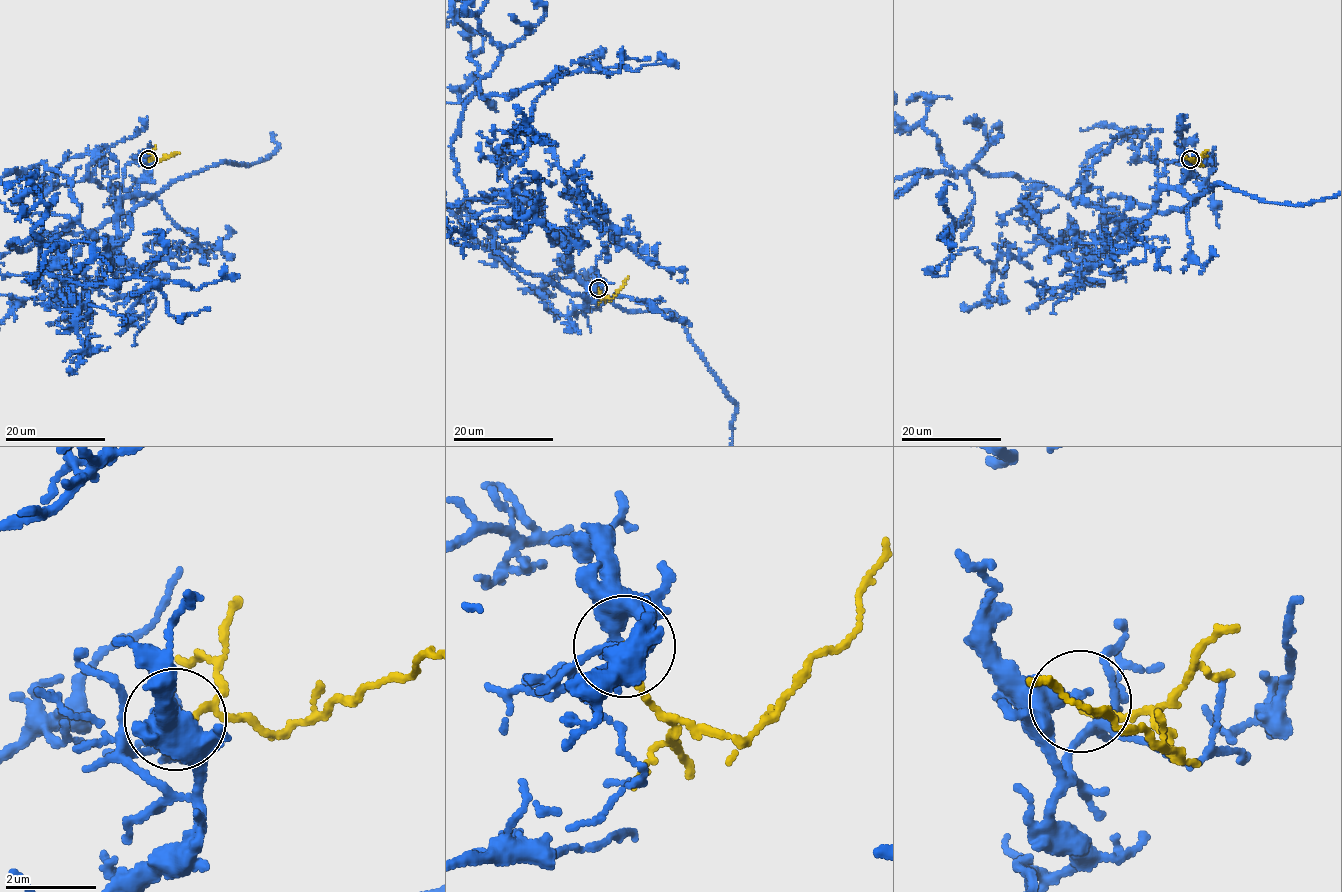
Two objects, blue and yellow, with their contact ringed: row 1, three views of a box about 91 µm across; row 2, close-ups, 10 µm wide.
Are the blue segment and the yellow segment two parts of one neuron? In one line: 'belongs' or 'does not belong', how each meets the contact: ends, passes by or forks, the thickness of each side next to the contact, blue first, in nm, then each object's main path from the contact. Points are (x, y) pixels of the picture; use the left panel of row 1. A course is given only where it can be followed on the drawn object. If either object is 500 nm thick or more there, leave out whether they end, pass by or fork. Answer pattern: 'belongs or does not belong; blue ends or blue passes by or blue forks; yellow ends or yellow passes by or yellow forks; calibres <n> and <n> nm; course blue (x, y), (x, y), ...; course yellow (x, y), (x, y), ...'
belongs; blue ends; yellow ends; calibres 480 and 160 nm; course yellow (148, 159), (161, 161), (179, 153)

